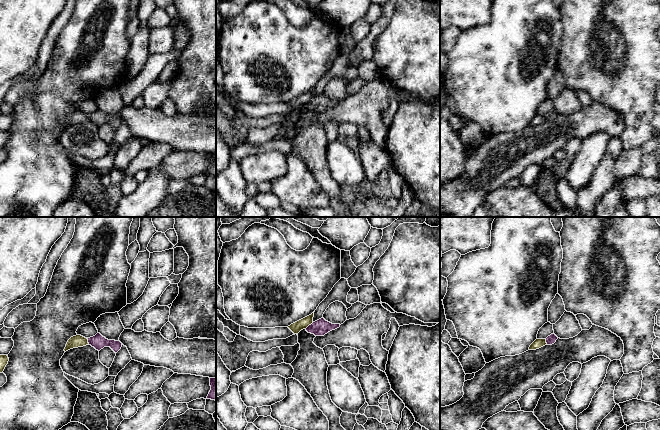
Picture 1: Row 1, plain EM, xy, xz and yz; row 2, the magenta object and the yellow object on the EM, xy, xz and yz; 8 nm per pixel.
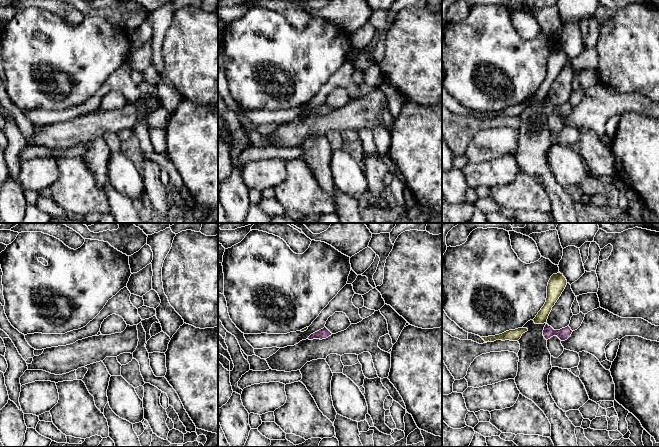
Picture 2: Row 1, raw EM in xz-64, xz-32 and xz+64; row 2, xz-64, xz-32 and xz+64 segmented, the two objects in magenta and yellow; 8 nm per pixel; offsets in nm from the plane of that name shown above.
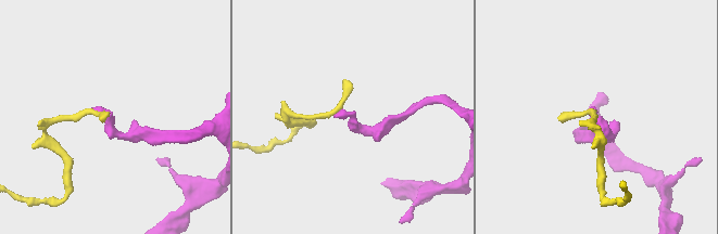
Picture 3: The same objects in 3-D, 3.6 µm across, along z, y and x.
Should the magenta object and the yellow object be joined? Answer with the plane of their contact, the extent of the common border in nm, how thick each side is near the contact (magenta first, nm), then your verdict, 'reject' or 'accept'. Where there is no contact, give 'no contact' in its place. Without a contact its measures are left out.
xz | 90 nm | 130/90 nm | reject

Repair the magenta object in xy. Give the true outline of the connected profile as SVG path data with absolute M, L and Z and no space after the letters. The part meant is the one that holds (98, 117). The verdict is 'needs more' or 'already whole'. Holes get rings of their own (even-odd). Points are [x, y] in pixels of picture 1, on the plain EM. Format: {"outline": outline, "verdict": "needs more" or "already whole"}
{"outline": "M97 109L95 112L87 115L89 121L94 123L98 127L100 127L104 123L110 123L115 129L117 129L122 123L122 119L120 117L108 116L100 109Z", "verdict": "already whole"}

